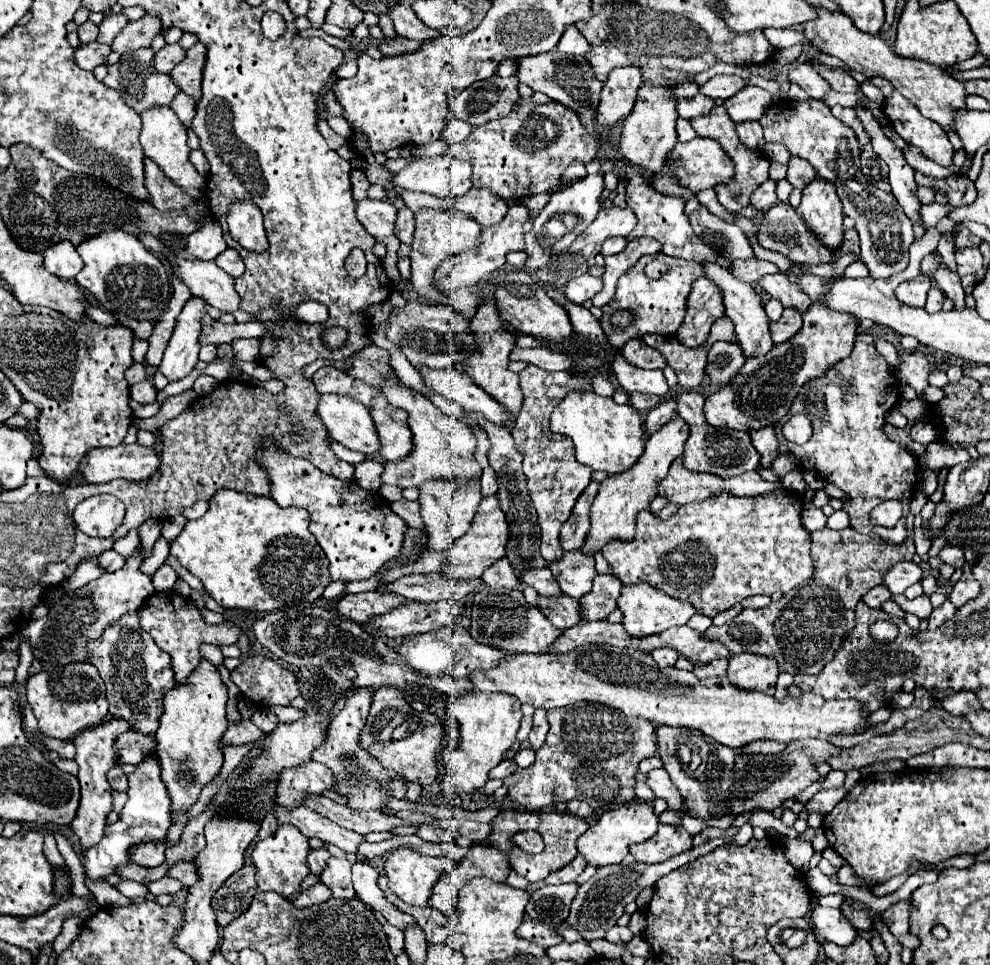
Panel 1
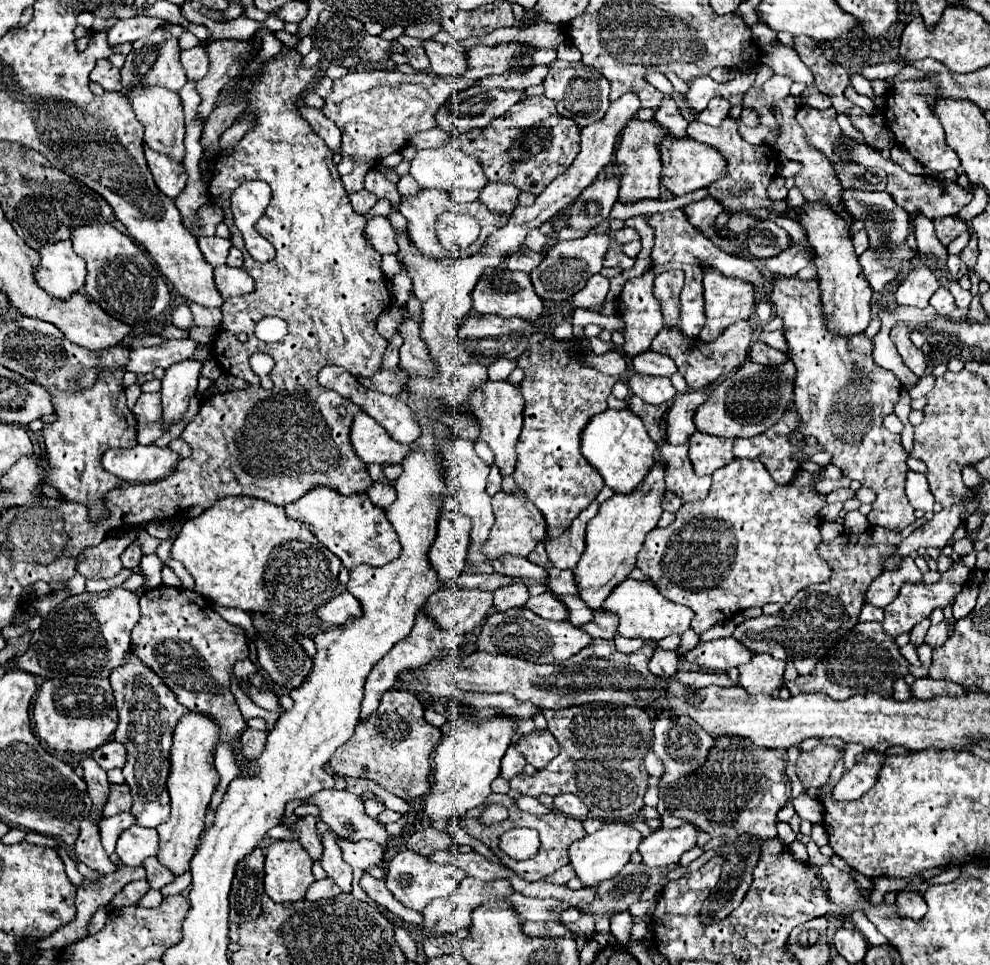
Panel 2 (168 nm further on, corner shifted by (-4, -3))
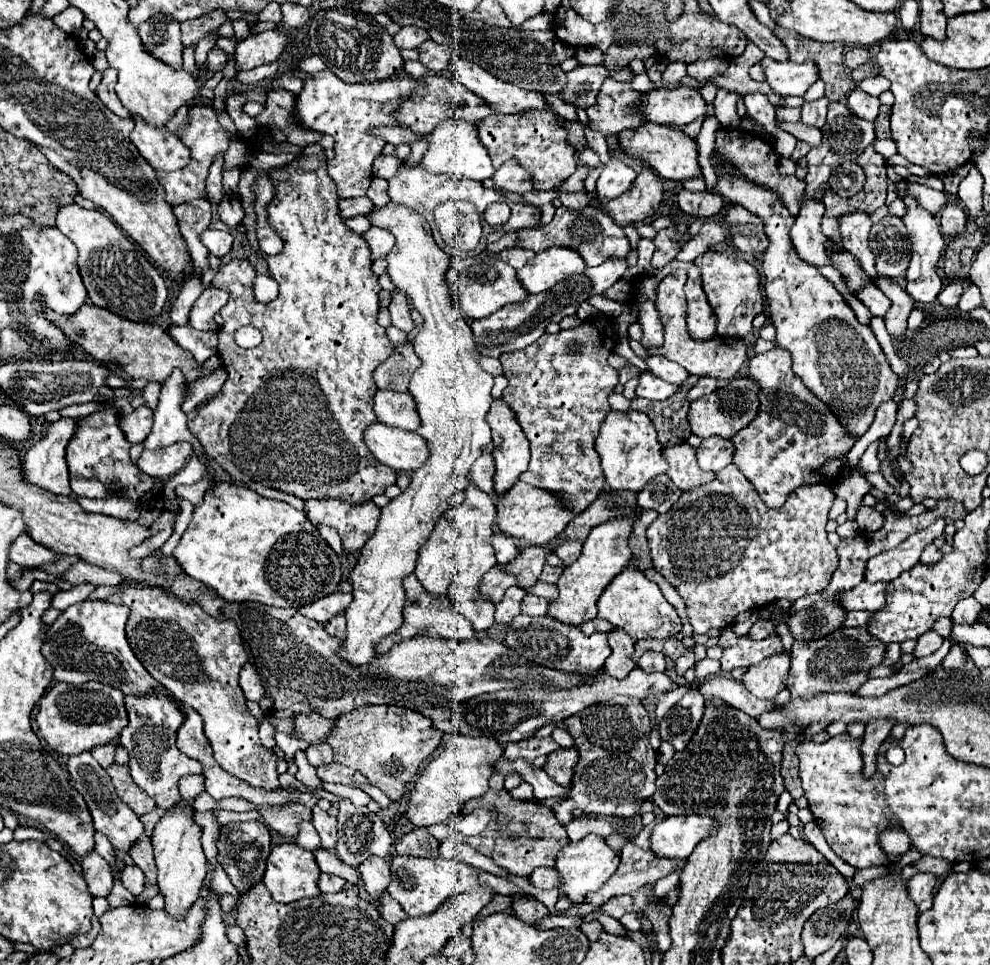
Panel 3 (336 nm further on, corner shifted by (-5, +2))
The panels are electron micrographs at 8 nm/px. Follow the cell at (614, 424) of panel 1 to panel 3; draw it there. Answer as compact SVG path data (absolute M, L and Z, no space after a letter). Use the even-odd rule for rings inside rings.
M609 411L601 423L599 435L595 439L595 451L601 457L605 481L615 491L635 491L639 493L651 479L667 473L667 463L661 457L661 443L657 441L655 427L651 419L641 411Z

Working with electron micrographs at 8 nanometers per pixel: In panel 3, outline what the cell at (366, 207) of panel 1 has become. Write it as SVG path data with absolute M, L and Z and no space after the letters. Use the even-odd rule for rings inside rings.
M371 227L369 231L363 233L363 237L371 247L371 257L373 259L385 257L395 245L395 237L391 237L391 233L387 233L387 229L381 229L381 227Z

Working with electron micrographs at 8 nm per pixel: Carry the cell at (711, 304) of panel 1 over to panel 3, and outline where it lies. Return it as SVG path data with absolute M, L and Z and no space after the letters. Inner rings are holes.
M713 249L703 253L695 265L701 269L703 289L717 317L717 333L721 337L747 337L753 331L751 323L755 315L763 311L763 295L759 285L761 277L757 269L735 253L719 253Z

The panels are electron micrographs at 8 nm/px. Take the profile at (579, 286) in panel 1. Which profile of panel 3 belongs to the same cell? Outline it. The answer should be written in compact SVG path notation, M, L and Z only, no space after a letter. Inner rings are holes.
M609 259L609 261L605 261L605 263L597 265L597 267L589 267L585 271L585 275L593 283L593 293L603 295L607 287L611 287L615 281L621 279L625 269L627 269L625 259Z

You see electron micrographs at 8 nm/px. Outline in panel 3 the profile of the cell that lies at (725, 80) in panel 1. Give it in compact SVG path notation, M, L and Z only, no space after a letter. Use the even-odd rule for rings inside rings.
M681 85L675 89L653 89L643 97L645 119L657 125L685 125L707 117L707 103L697 87Z

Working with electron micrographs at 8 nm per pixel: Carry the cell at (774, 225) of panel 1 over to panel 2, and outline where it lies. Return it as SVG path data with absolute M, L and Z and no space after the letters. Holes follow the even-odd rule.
M762 220L746 232L746 248L754 258L774 258L788 248L790 236L772 220Z

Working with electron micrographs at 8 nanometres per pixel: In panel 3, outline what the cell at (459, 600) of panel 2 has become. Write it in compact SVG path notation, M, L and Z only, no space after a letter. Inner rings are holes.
M495 565L491 571L487 571L487 573L483 575L483 579L481 579L481 583L479 583L479 591L497 605L497 603L503 599L507 587L511 587L511 585L515 585L515 583L517 583L515 577L507 575L501 565Z

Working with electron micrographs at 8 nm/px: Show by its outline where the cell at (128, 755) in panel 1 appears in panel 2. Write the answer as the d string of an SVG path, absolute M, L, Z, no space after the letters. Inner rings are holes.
M116 740L106 742L104 746L100 746L98 750L92 752L92 758L100 764L100 768L104 768L106 772L112 768L122 768L126 762L126 748L122 744L118 744Z

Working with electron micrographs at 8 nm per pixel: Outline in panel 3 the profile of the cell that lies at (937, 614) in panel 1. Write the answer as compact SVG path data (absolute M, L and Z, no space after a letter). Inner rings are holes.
M931 629L931 631L923 633L923 637L917 639L917 645L915 645L913 655L915 657L927 657L927 655L935 653L941 647L941 643L943 643L943 637L937 631Z

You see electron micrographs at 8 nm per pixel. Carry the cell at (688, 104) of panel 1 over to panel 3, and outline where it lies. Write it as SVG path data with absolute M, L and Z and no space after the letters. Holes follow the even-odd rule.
M719 89L717 91L717 97L713 101L713 115L715 119L721 123L721 125L727 125L727 127L733 127L737 129L739 127L739 115L735 113L735 105L737 105L737 99L739 95L737 93L729 93L725 89Z

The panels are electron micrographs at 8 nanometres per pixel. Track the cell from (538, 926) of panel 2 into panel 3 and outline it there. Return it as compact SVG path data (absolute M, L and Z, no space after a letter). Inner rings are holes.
M513 897L515 901L513 901L513 911L515 911L515 915L521 919L521 921L525 921L525 923L529 923L529 925L537 925L543 917L547 917L549 915L549 909L543 905L543 903L539 903L537 899L533 899L533 897Z

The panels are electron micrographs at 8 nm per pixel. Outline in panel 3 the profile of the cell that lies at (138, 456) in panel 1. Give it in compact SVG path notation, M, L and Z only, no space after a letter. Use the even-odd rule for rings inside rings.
M175 443L163 449L145 449L135 461L137 469L153 479L165 479L179 473L191 455L189 443Z

